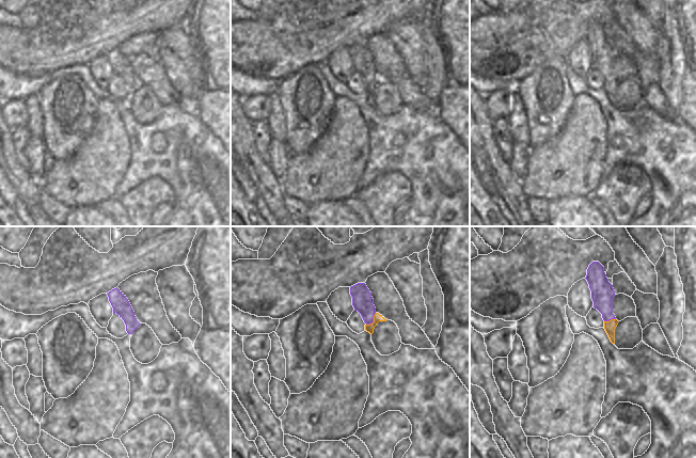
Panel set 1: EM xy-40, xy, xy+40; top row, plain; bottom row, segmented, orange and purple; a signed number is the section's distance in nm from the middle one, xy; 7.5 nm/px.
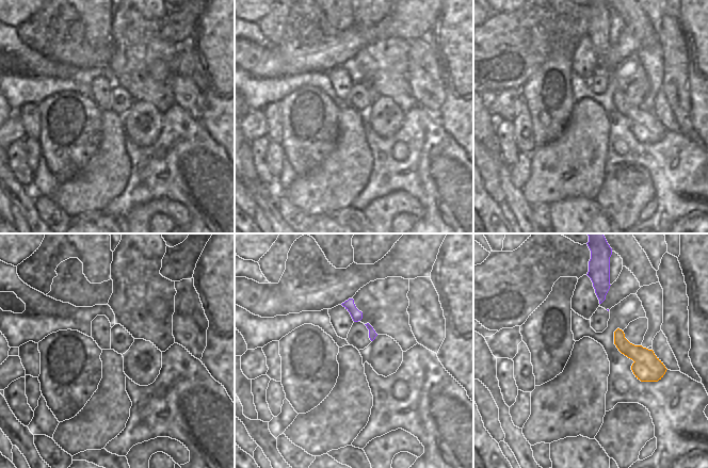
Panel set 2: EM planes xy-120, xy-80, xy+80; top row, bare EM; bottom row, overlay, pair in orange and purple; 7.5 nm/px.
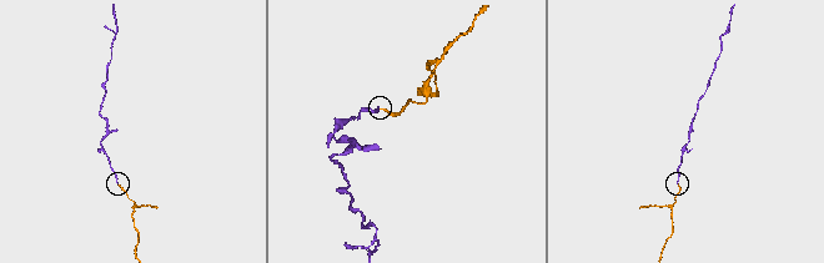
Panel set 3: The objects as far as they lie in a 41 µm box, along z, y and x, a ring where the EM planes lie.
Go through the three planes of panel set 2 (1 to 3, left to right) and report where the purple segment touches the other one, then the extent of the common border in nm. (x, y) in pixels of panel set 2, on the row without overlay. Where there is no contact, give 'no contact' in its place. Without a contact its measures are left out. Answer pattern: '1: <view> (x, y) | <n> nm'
1: no contact
2: no contact
3: no contact

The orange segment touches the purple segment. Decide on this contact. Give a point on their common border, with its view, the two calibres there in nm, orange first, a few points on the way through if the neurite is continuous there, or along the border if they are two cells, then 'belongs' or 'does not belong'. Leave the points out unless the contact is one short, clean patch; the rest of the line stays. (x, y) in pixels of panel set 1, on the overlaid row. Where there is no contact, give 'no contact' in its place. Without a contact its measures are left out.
meets orange in xy at (374, 320); 60 nm thick on the orange side, 160 nm on the other; runs through xy (369, 328), (374, 320), (362, 300); belongs

